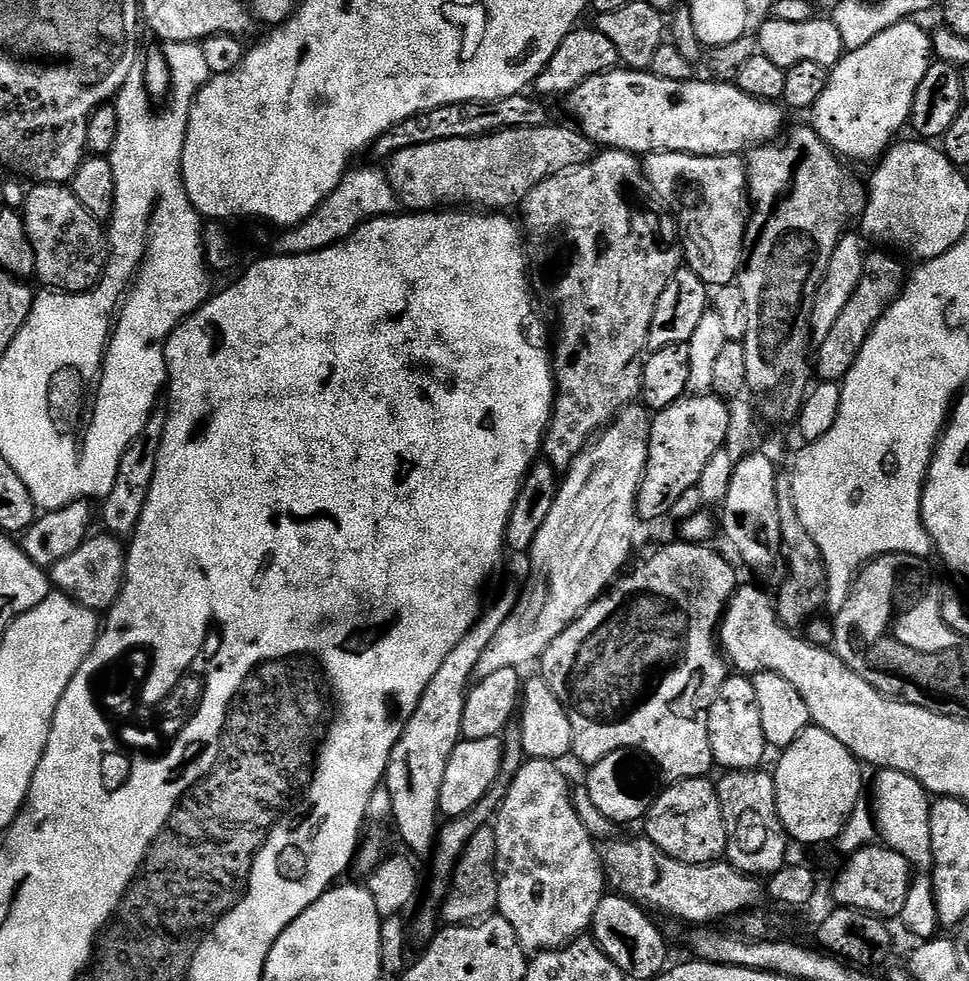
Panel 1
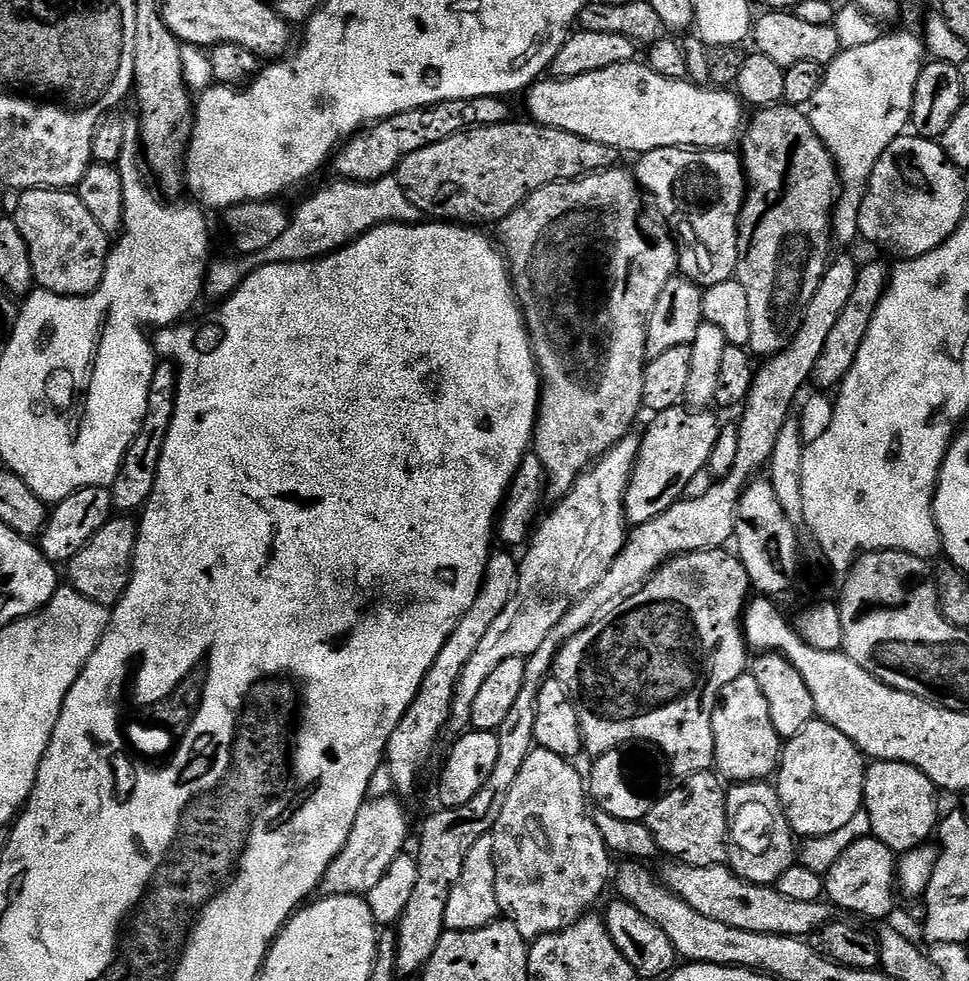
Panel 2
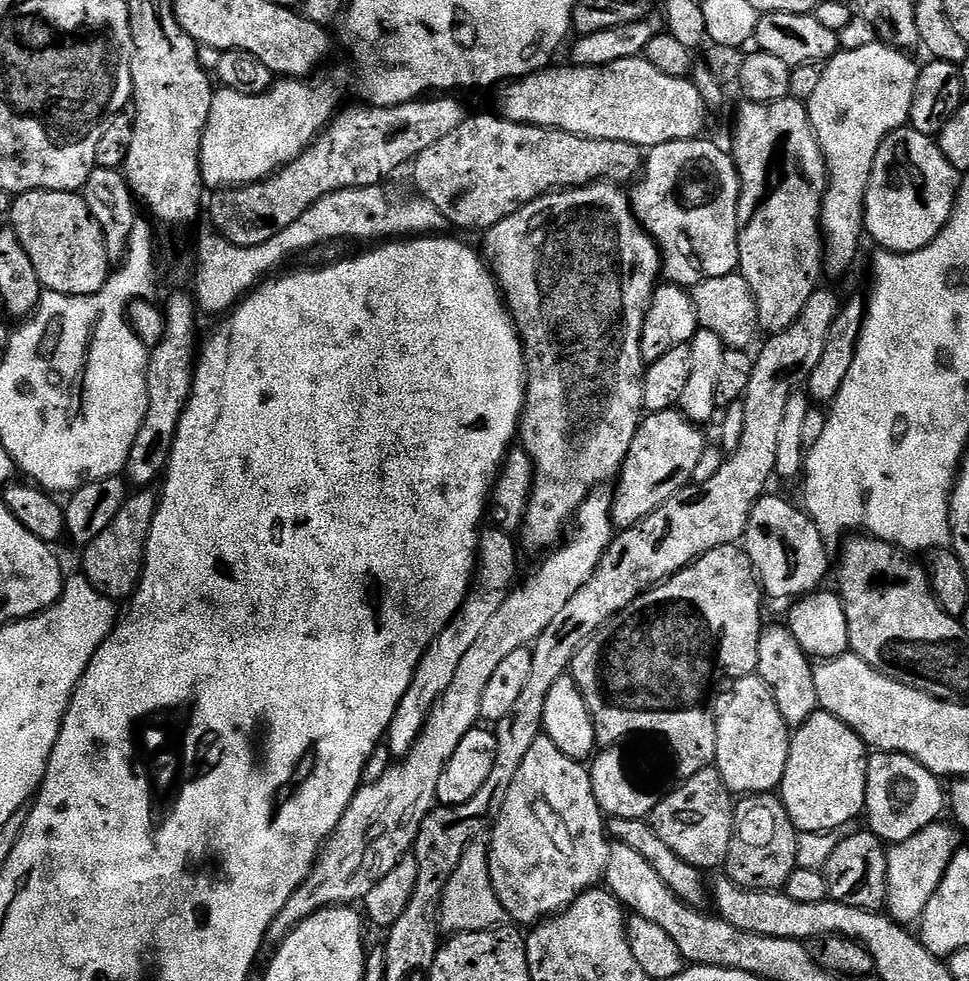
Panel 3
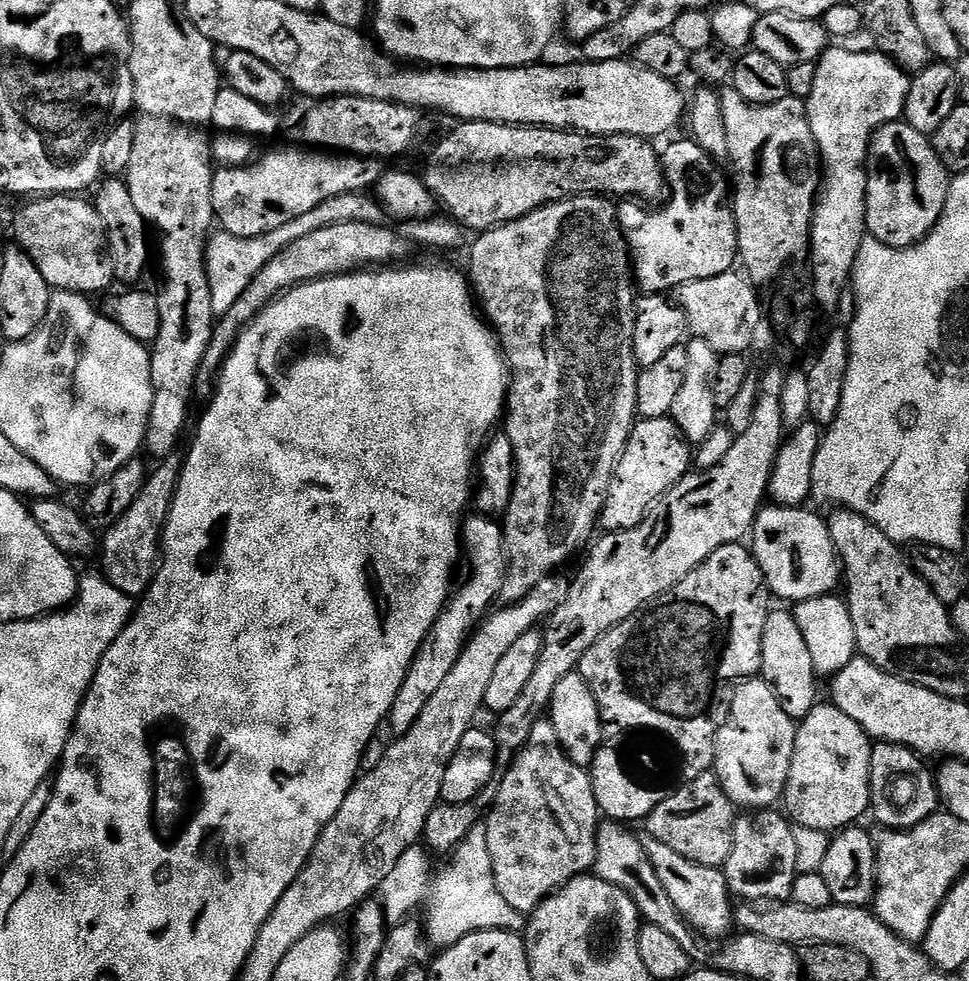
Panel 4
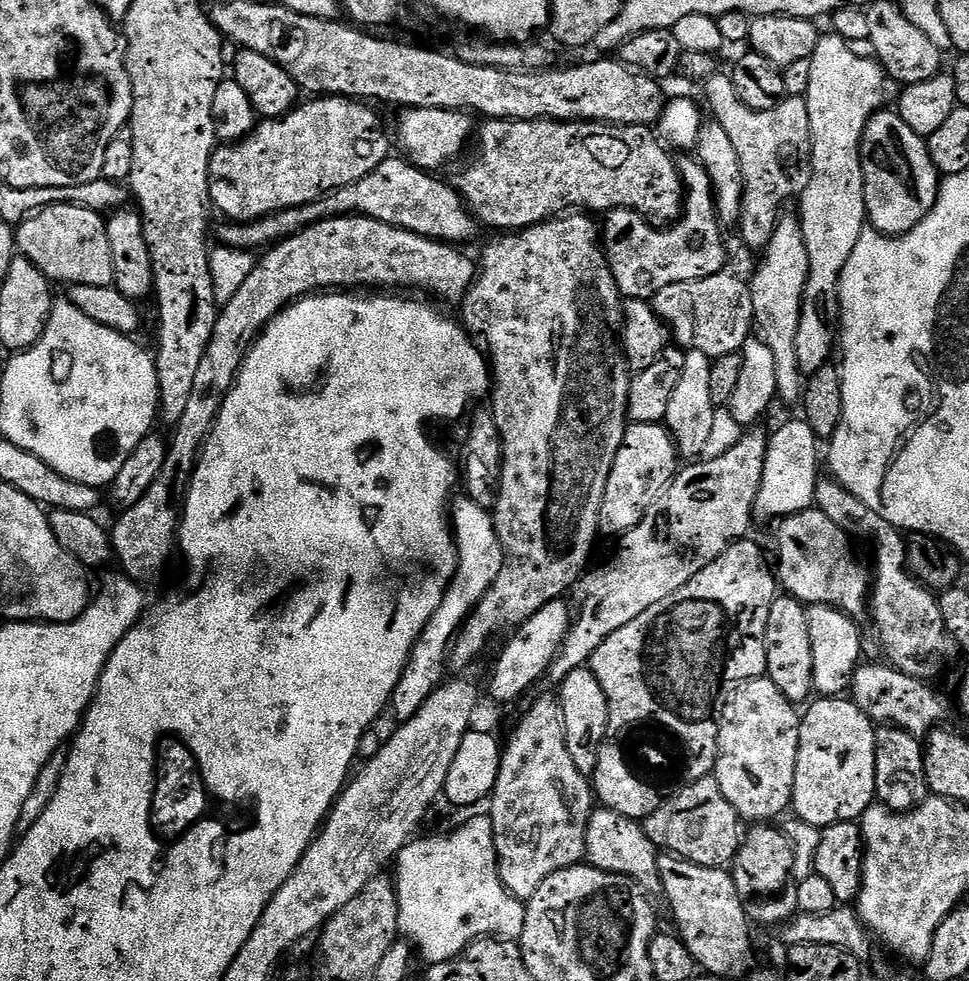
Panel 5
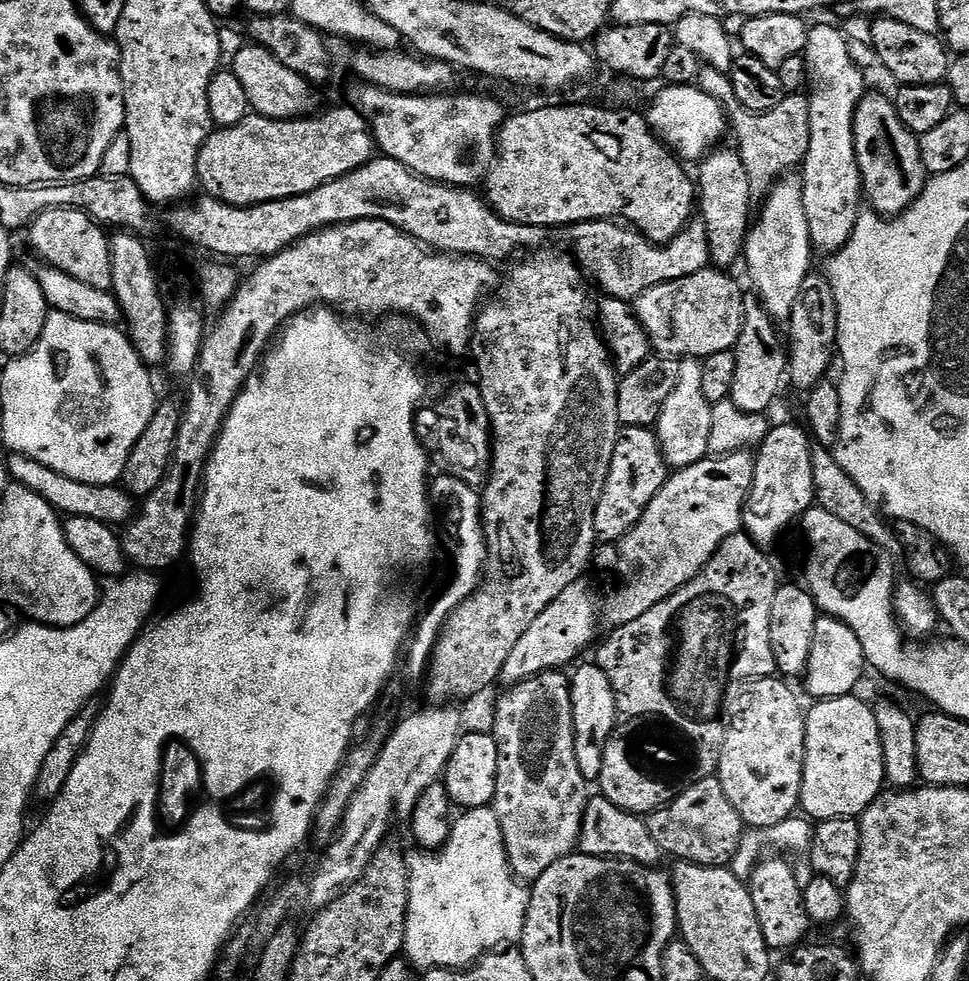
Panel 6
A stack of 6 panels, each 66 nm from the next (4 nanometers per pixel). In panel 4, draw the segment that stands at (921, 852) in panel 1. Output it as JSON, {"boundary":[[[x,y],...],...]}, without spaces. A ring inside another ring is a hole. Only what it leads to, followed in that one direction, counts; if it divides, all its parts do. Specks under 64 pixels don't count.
{"boundary":[[[877,741],[871,754],[871,805],[872,815],[888,830],[913,828],[918,822],[932,816],[939,807],[939,792],[935,777],[923,766],[923,759],[912,749],[901,744]]]}

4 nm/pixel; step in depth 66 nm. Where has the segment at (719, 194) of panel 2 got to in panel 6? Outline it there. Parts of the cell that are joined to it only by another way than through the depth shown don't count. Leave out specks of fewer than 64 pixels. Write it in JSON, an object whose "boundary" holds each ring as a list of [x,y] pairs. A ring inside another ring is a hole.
{"boundary":[[[700,218],[688,223],[668,244],[650,242],[635,228],[614,220],[574,224],[561,231],[559,236],[562,243],[572,247],[571,255],[578,261],[585,277],[593,285],[596,283],[605,297],[613,300],[635,301],[637,296],[654,286],[674,282],[678,278],[690,278],[690,274],[698,274],[698,270],[712,264],[708,227]]]}

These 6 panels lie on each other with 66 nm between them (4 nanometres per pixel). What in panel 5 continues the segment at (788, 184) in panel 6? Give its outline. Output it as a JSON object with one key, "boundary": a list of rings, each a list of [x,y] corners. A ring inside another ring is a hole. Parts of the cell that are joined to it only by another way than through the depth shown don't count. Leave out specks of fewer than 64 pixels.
{"boundary":[[[781,215],[776,222],[774,234],[762,249],[760,265],[756,273],[750,276],[752,289],[752,311],[754,313],[754,328],[758,339],[770,350],[774,350],[774,362],[778,362],[779,403],[801,403],[806,383],[805,373],[798,366],[798,354],[794,350],[794,342],[798,338],[798,322],[802,310],[802,294],[808,277],[808,255],[806,242],[802,238],[802,226],[795,215]]]}

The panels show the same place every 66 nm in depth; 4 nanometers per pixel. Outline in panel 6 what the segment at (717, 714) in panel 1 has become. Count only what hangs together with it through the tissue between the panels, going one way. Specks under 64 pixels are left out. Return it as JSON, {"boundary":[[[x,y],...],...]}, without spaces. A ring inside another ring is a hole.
{"boundary":[[[772,676],[735,679],[724,694],[722,716],[726,727],[718,779],[730,806],[738,810],[749,829],[778,826],[783,820],[793,819],[800,806],[806,708],[800,705],[787,679]]]}

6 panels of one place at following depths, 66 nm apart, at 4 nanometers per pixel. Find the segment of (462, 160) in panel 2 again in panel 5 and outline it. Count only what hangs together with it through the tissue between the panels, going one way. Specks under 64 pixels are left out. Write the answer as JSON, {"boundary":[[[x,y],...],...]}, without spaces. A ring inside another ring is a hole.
{"boundary":[[[485,119],[484,124],[479,125],[478,140],[480,136],[480,157],[469,168],[460,172],[460,177],[454,180],[454,187],[459,192],[469,212],[476,217],[481,225],[488,228],[500,228],[496,230],[519,230],[529,228],[535,224],[541,224],[543,220],[553,219],[569,210],[587,210],[589,213],[607,214],[613,208],[631,208],[639,212],[645,218],[651,218],[656,222],[671,222],[680,218],[684,211],[684,182],[680,178],[680,170],[677,161],[668,157],[669,149],[658,139],[657,133],[647,124],[622,124],[613,126],[599,122],[586,120],[490,120]]]}

